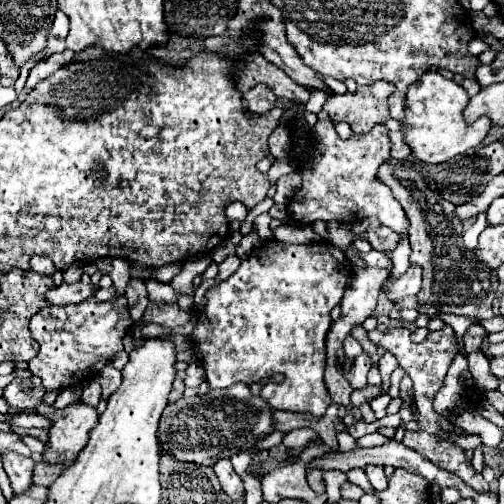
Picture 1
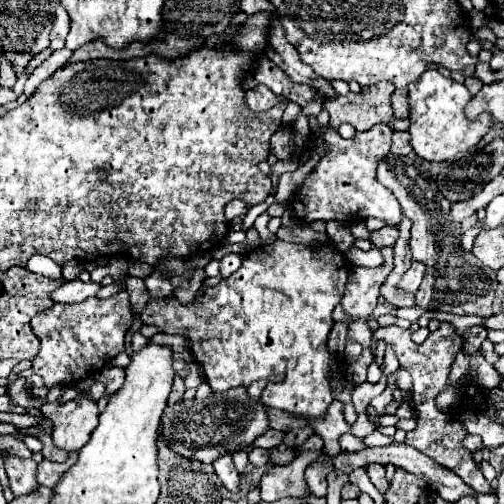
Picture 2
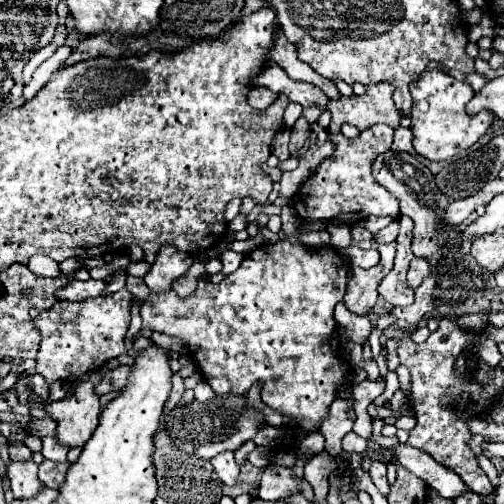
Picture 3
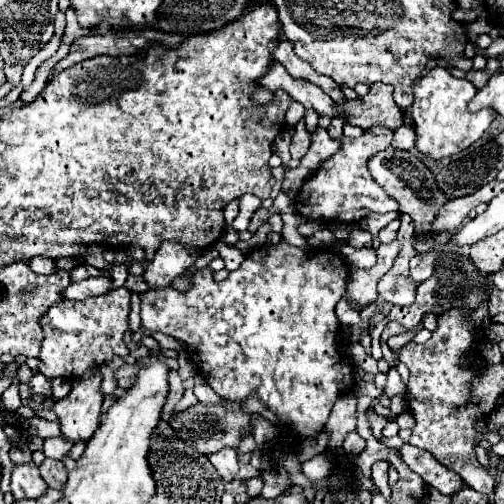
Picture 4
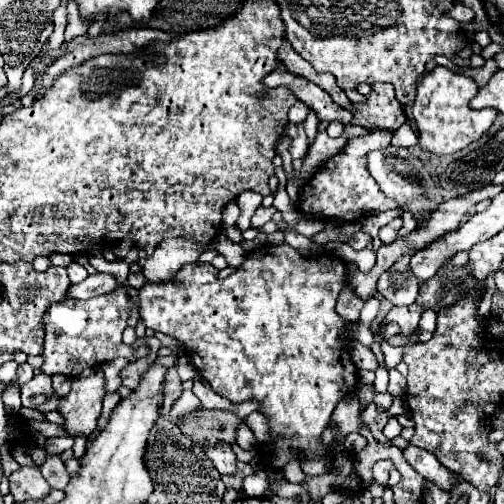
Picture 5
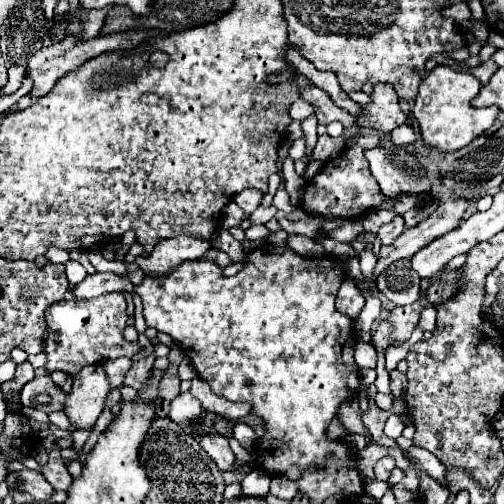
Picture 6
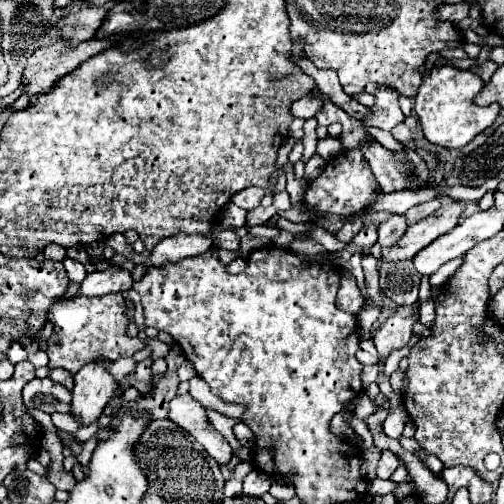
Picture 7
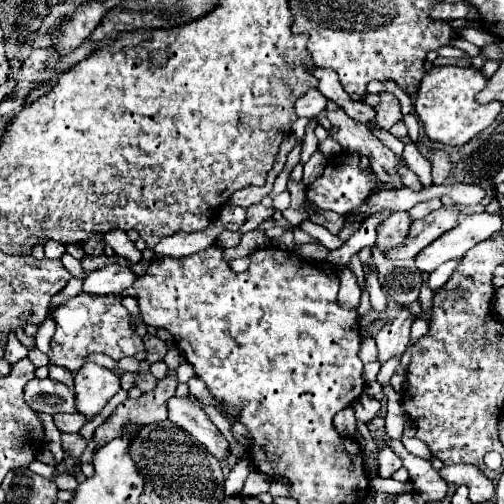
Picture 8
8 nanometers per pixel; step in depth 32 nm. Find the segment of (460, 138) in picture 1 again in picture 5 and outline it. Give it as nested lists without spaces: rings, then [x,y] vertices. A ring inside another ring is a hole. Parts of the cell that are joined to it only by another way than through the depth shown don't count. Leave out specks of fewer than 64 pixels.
[[[436,66],[432,72],[424,74],[420,84],[416,86],[416,100],[412,104],[412,116],[418,126],[418,146],[436,156],[454,154],[468,144],[476,142],[494,122],[496,110],[470,110],[468,102],[476,96],[478,86],[468,76],[458,76],[444,66]]]

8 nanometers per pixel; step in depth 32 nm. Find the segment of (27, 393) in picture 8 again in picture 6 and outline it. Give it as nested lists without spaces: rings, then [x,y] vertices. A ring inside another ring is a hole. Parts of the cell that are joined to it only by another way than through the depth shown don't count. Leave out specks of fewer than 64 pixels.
[[[48,374],[36,376],[28,384],[24,384],[24,388],[20,390],[20,396],[22,396],[22,406],[38,408],[46,414],[50,414],[54,410],[62,410],[62,404],[66,400],[66,394],[54,386],[54,382]]]

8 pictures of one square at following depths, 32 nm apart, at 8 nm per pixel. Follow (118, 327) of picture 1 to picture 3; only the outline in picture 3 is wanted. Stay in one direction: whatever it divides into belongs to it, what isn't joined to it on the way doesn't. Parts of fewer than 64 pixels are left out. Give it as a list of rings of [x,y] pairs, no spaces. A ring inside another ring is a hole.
[[[122,288],[112,296],[96,296],[96,298],[82,300],[80,304],[76,304],[76,302],[56,302],[50,310],[40,312],[40,316],[34,318],[34,326],[40,330],[40,336],[42,336],[40,350],[38,350],[38,356],[36,356],[36,372],[42,374],[48,384],[58,382],[58,380],[74,384],[86,372],[100,370],[108,360],[124,354],[126,352],[124,336],[126,336],[128,324],[130,324],[130,308],[132,308],[132,296],[126,288]]]

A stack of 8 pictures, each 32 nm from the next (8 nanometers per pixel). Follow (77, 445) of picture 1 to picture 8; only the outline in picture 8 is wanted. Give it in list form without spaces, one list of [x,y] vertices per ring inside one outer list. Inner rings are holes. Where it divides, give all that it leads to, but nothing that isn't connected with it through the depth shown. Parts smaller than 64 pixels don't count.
[[[86,362],[74,376],[74,396],[76,396],[76,412],[84,414],[86,420],[92,420],[106,402],[120,390],[120,380],[98,364]]]

